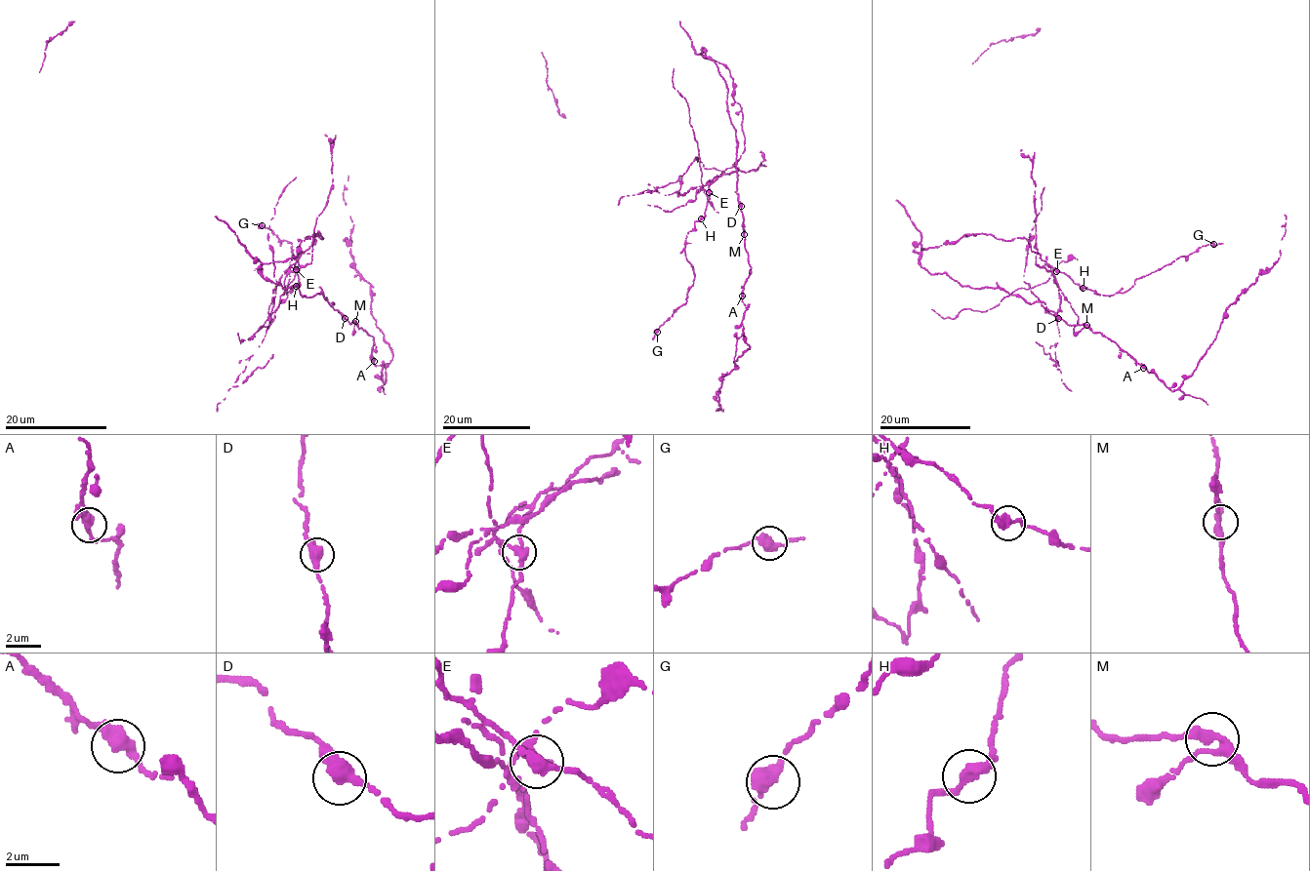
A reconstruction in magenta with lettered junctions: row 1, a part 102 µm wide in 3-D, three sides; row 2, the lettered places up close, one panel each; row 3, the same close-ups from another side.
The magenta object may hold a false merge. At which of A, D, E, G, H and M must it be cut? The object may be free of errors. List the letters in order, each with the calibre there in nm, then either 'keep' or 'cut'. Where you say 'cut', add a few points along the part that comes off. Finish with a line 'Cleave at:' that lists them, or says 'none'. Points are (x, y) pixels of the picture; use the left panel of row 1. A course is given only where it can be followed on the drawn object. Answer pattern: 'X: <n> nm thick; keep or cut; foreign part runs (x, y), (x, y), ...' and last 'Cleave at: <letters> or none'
A: 400 nm thick; keep
D: 400 nm thick; keep
E: 320 nm thick; cut; foreign part runs (296, 270), (290, 267), (282, 274), (269, 324), (268, 311), (276, 287), (269, 225), (278, 197), (296, 178)
G: 440 nm thick; keep
H: 400 nm thick; keep
M: 320 nm thick; keep
Cleave at: E

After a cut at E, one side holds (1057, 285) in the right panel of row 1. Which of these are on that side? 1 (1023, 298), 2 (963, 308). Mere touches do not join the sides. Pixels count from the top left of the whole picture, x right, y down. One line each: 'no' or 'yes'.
1: no
2: yes

